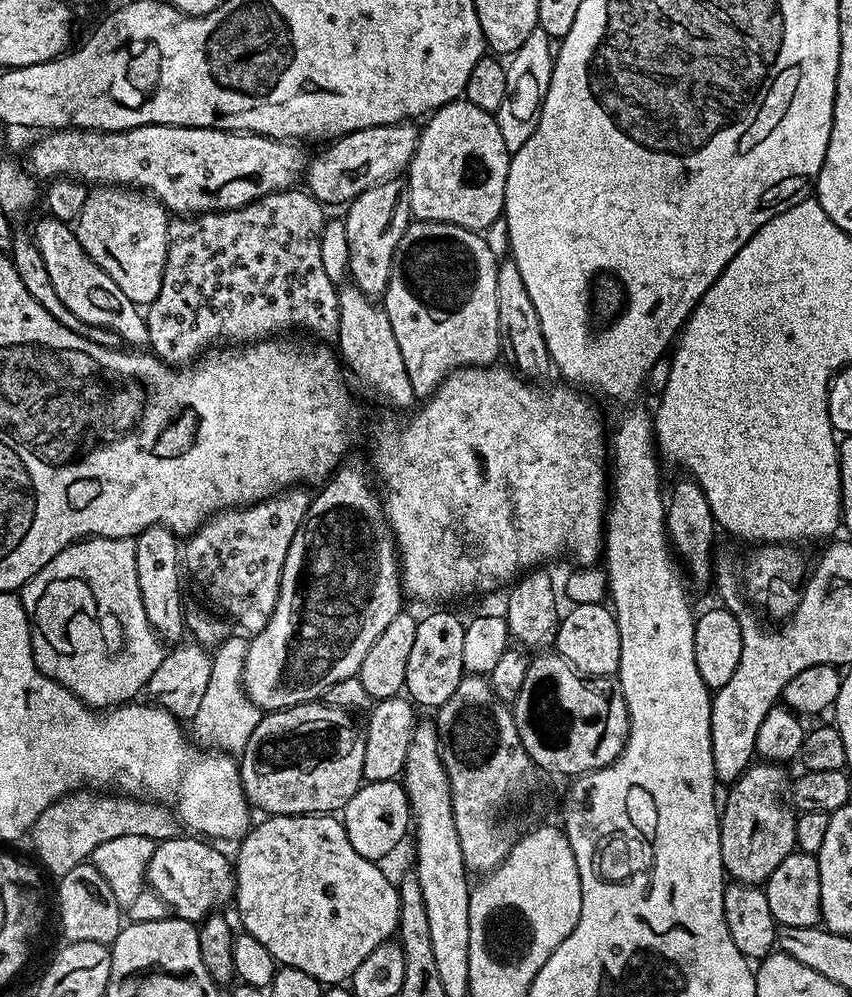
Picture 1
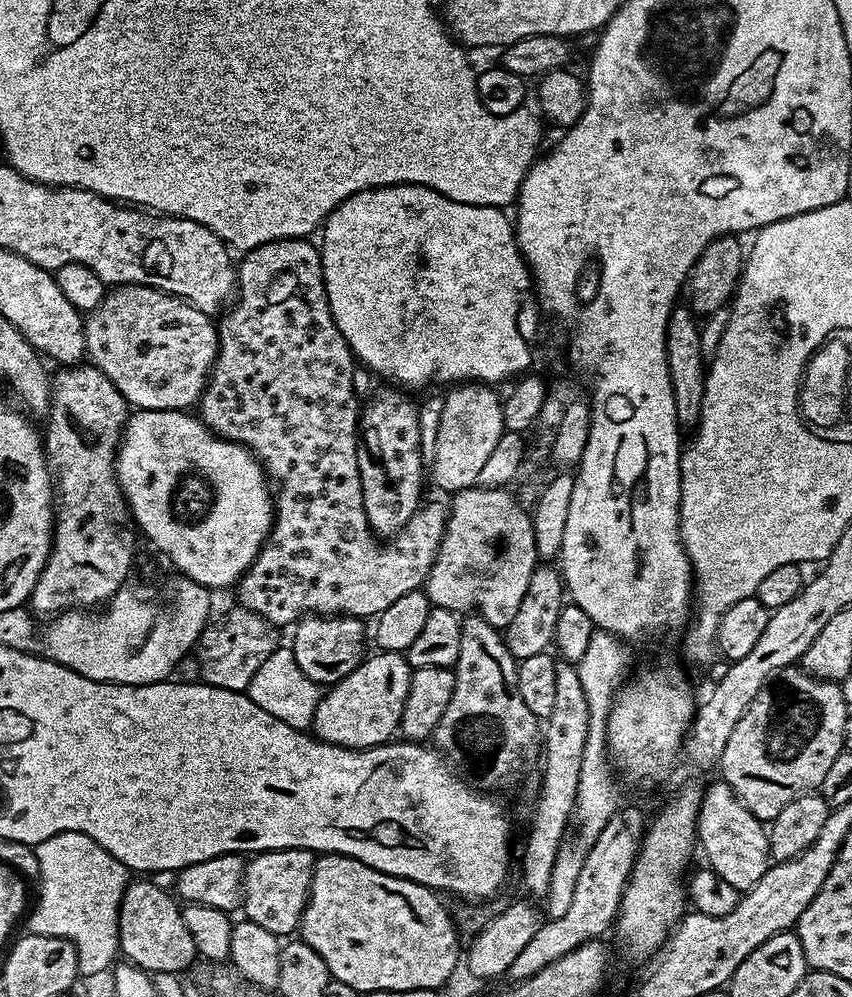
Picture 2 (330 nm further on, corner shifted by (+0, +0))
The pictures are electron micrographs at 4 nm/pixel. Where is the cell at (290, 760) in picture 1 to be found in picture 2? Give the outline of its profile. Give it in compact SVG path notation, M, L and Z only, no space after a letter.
M377 651L375 655L369 655L353 672L346 674L342 682L331 685L321 695L318 710L314 710L311 727L317 740L324 740L327 744L337 744L343 748L373 748L389 743L397 735L402 718L402 706L406 706L406 694L410 694L410 678L414 670L408 664L405 653Z

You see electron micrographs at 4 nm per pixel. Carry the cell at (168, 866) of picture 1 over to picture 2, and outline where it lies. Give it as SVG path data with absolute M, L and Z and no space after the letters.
M308 848L255 853L244 865L242 912L246 919L258 922L258 926L270 930L270 934L281 938L291 937L299 929L317 859L317 853Z

